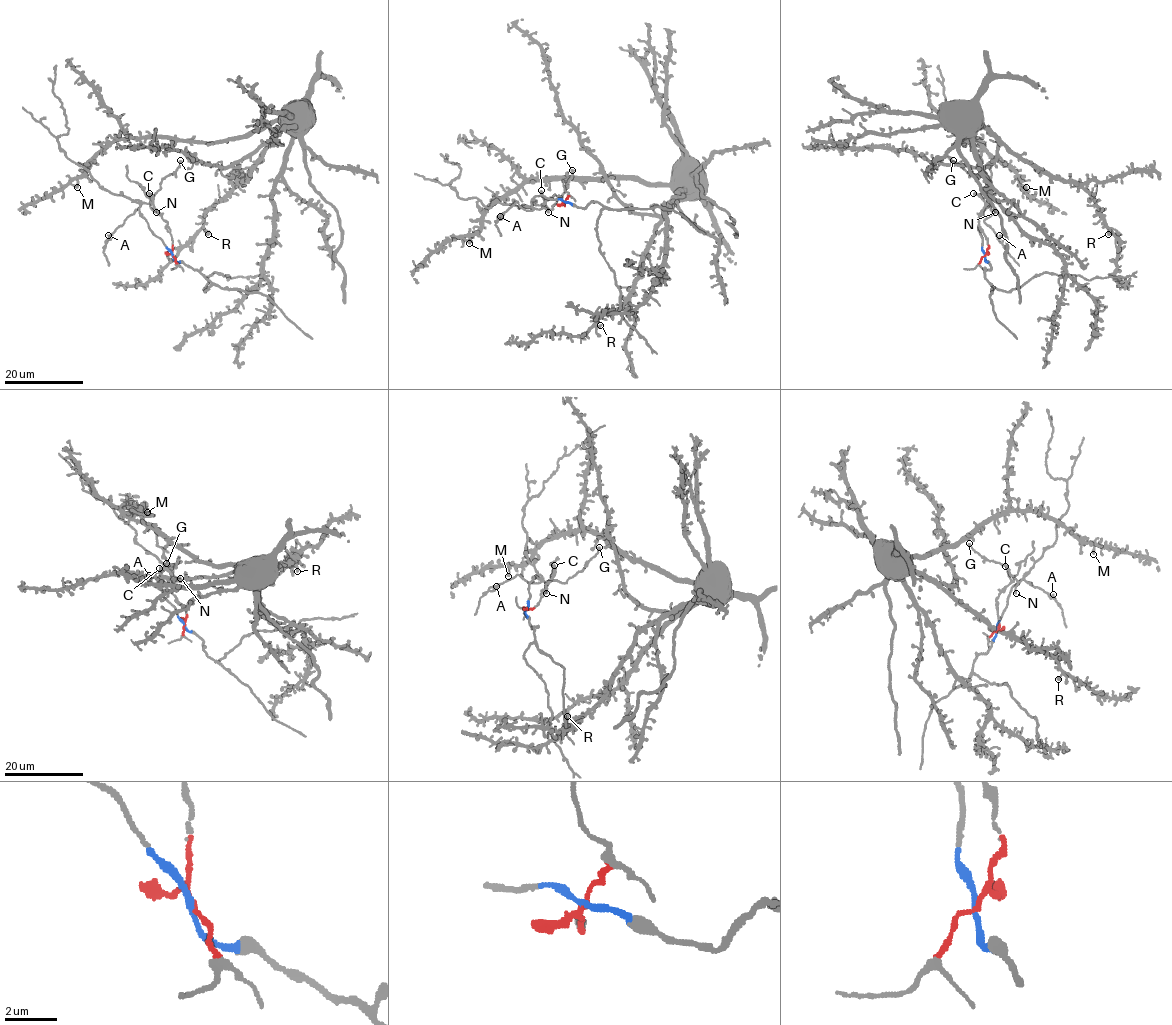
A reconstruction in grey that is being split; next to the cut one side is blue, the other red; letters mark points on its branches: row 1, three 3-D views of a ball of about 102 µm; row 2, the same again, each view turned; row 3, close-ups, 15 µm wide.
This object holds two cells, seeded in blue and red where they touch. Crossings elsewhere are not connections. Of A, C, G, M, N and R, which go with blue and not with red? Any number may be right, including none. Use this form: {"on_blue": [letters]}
{"on_blue": ["M", "R"]}

